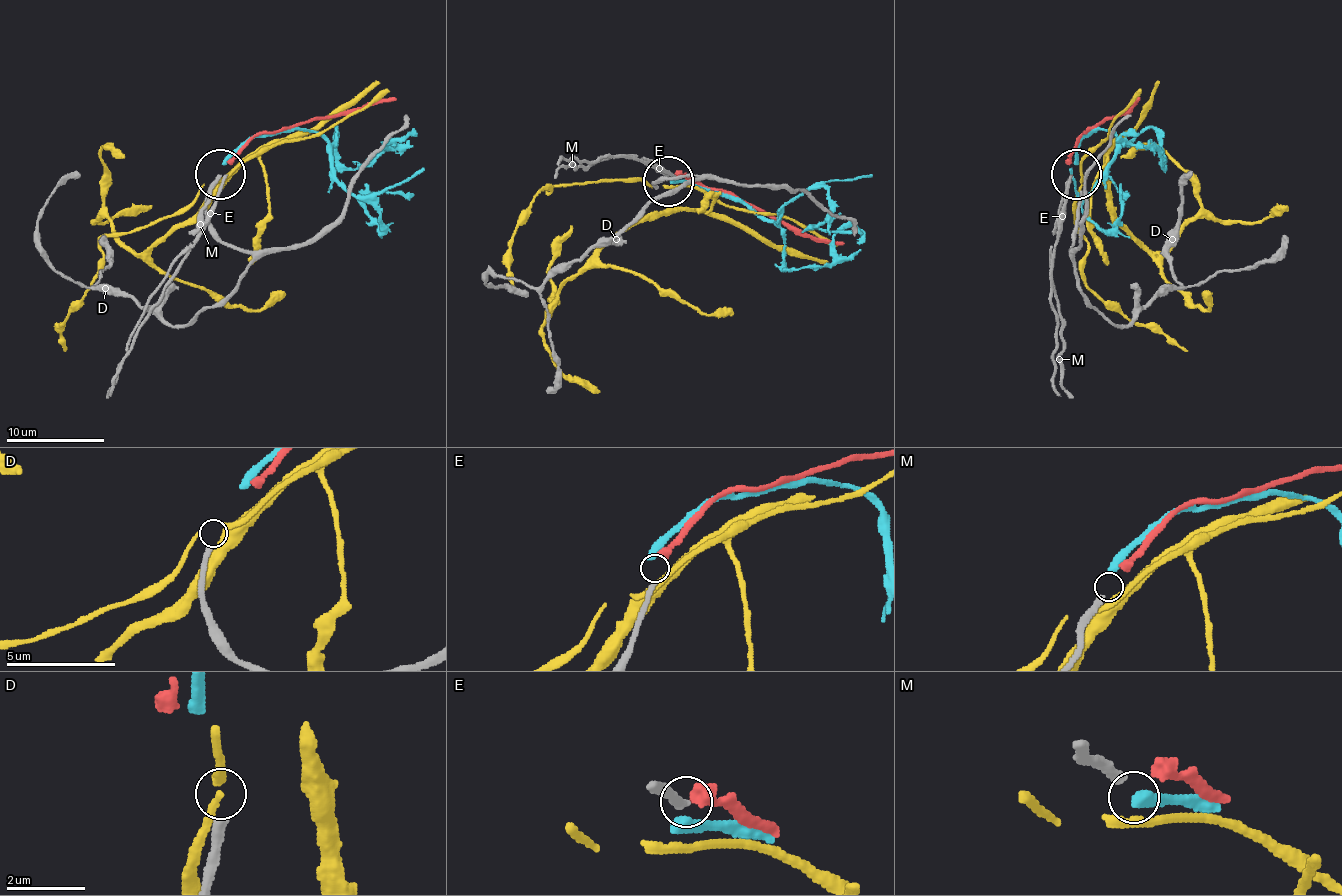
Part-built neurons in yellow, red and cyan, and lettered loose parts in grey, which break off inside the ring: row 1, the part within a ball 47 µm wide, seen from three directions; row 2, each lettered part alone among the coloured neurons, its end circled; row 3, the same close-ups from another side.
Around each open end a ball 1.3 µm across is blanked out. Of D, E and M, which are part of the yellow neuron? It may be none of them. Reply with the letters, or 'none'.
none

